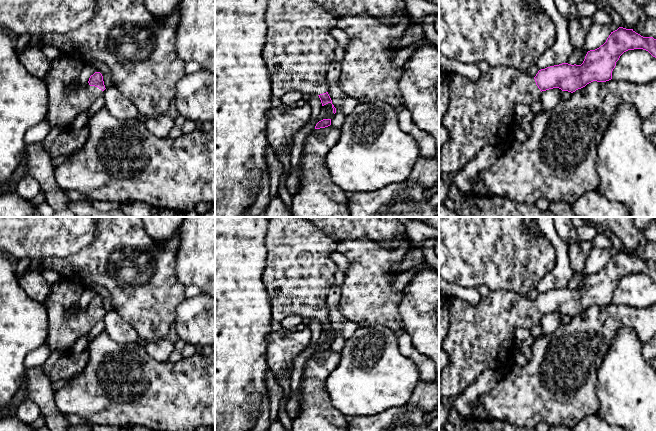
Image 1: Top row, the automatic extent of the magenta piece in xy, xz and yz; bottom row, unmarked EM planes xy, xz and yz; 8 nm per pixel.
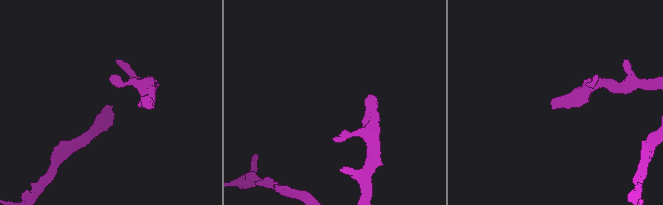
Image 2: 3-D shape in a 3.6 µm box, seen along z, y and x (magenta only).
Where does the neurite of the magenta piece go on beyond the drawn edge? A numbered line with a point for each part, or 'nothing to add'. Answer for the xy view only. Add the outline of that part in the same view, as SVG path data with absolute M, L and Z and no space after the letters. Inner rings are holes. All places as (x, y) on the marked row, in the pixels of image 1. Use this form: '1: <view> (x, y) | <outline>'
1: xy (64, 107) | M62 55L51 62L45 78L48 90L48 112L45 120L51 129L71 127L75 119L88 111L103 91L87 83L82 86L79 75L85 63L75 57Z

